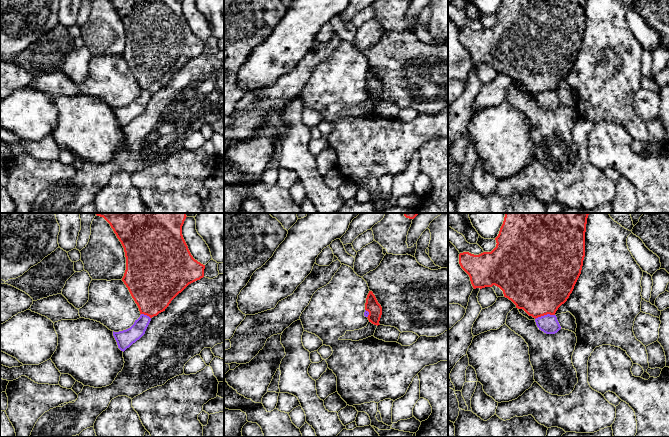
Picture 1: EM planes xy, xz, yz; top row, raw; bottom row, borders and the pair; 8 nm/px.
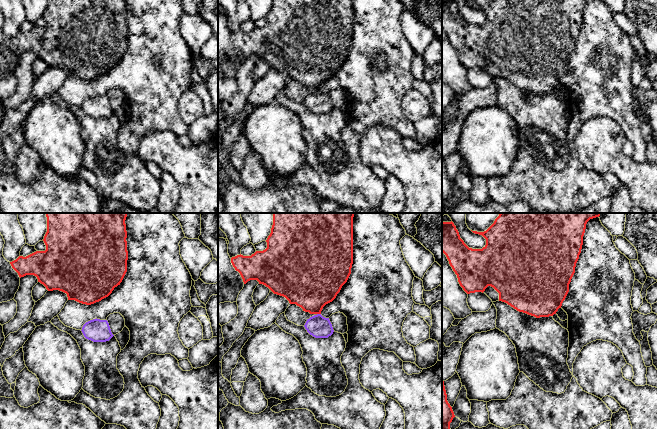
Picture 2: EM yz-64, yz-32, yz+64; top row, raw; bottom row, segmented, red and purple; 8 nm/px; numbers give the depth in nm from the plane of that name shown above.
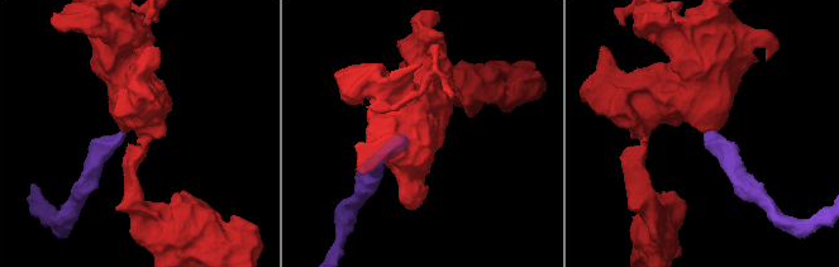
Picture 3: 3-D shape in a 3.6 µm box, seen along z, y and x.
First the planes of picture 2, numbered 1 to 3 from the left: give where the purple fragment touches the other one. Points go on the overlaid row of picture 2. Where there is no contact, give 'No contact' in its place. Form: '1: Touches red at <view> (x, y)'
1: No contact
2: Touches red at yz-32 (319, 313)
3: No contact

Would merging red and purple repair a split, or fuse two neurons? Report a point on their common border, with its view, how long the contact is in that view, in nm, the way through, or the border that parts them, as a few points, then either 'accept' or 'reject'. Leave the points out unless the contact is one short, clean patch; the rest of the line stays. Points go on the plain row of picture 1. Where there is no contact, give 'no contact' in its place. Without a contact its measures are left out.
contact yz (544, 90); length 170 nm; border yz (554, 90), (544, 90), (535, 95); reject

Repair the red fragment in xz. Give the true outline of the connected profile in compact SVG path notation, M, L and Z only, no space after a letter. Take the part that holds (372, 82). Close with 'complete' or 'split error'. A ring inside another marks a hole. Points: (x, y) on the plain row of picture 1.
M369 67L367 71L366 79L365 79L365 86L369 88L369 91L367 93L369 98L377 102L380 101L379 97L382 91L382 83L378 79L372 67Z | complete

